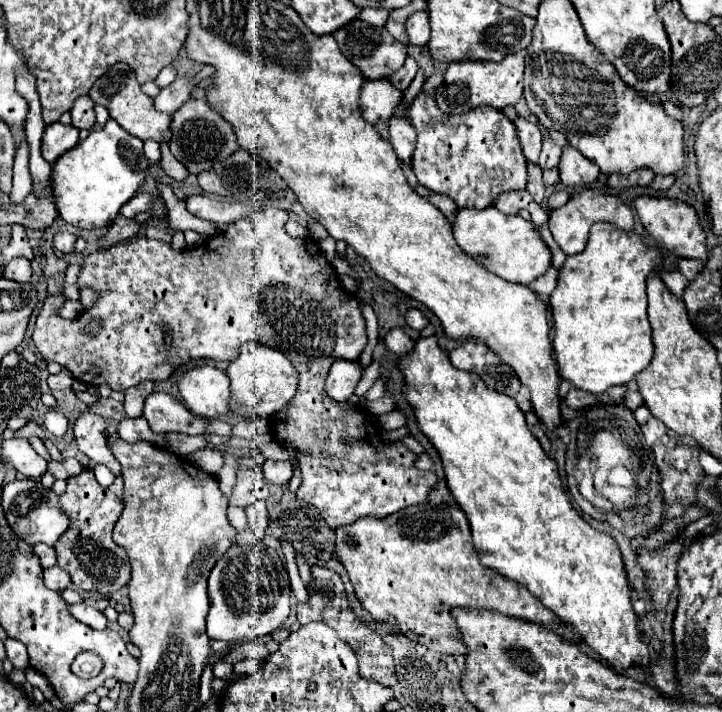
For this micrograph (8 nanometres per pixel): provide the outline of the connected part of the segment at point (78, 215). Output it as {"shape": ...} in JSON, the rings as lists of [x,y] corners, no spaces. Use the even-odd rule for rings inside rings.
{"shape":[[[108,120],[102,130],[90,132],[90,136],[84,142],[78,142],[70,152],[64,152],[64,156],[52,166],[52,176],[50,176],[58,216],[62,216],[64,222],[78,228],[110,226],[112,220],[118,216],[120,208],[136,194],[136,190],[148,176],[148,160],[144,156],[142,146],[144,144],[136,136],[122,130],[114,120]]]}

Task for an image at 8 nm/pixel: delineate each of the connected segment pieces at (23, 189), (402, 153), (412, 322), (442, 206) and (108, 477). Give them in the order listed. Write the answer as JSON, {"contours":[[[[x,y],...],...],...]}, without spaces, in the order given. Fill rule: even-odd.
{"contours":[[[[22,140],[14,158],[14,188],[10,192],[10,204],[20,204],[20,200],[26,200],[30,190],[32,180],[28,172],[28,142]]],[[[406,116],[390,118],[390,142],[400,162],[408,162],[416,148],[416,128]]],[[[412,308],[412,310],[406,314],[406,322],[408,322],[408,326],[412,326],[414,330],[420,332],[420,330],[428,324],[428,318],[426,318],[426,314],[424,314],[422,310]]],[[[418,184],[416,186],[416,192],[420,194],[420,196],[424,196],[424,198],[428,198],[450,222],[452,222],[452,216],[456,214],[456,204],[448,198],[448,196],[444,196],[444,194],[438,194],[438,192],[430,192],[430,190],[426,190],[422,184]]],[[[96,466],[96,468],[94,468],[94,476],[96,476],[96,480],[98,480],[102,486],[106,486],[106,488],[108,488],[108,486],[114,482],[114,478],[116,478],[106,466]]]]}

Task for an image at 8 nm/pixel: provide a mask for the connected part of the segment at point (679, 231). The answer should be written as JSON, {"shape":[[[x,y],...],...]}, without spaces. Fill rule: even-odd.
{"shape":[[[636,196],[634,198],[634,210],[642,222],[642,226],[646,228],[646,232],[650,234],[650,238],[654,238],[664,250],[668,250],[670,254],[676,254],[680,258],[700,258],[706,260],[706,234],[702,230],[702,226],[698,224],[698,216],[696,210],[680,200],[670,200],[670,198],[656,198],[656,196]]]}

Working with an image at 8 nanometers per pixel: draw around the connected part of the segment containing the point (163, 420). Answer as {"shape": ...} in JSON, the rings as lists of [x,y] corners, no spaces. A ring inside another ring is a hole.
{"shape":[[[152,392],[146,398],[142,416],[148,420],[152,432],[156,434],[206,434],[208,428],[208,420],[192,414],[184,404],[166,392]]]}

